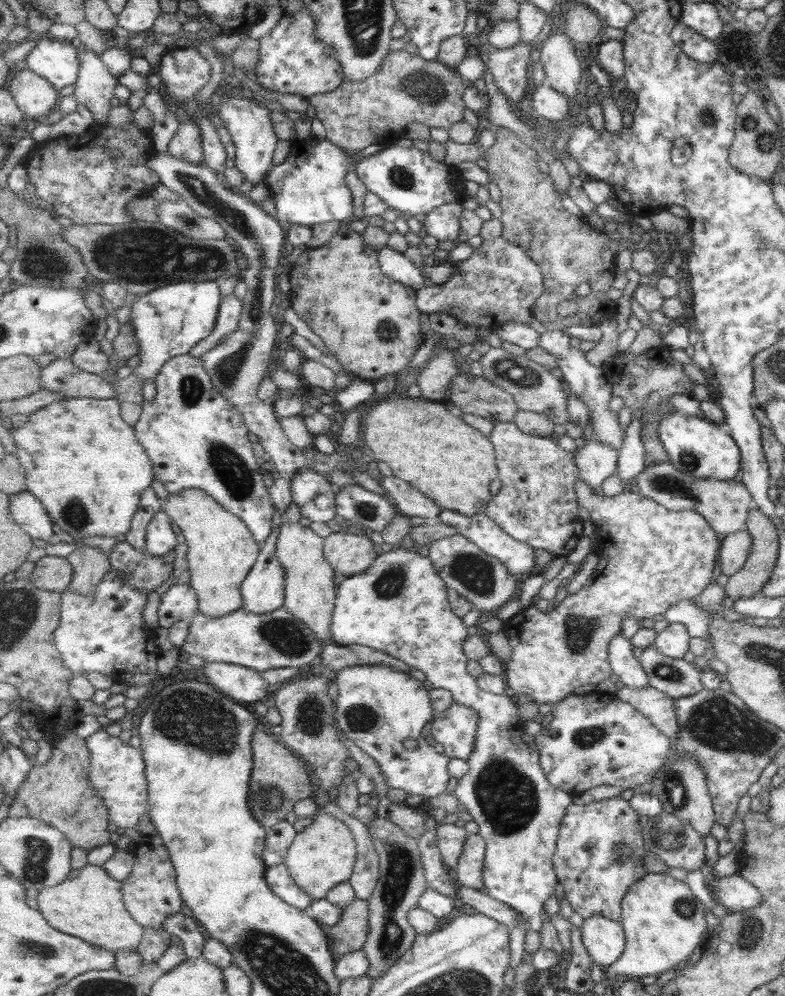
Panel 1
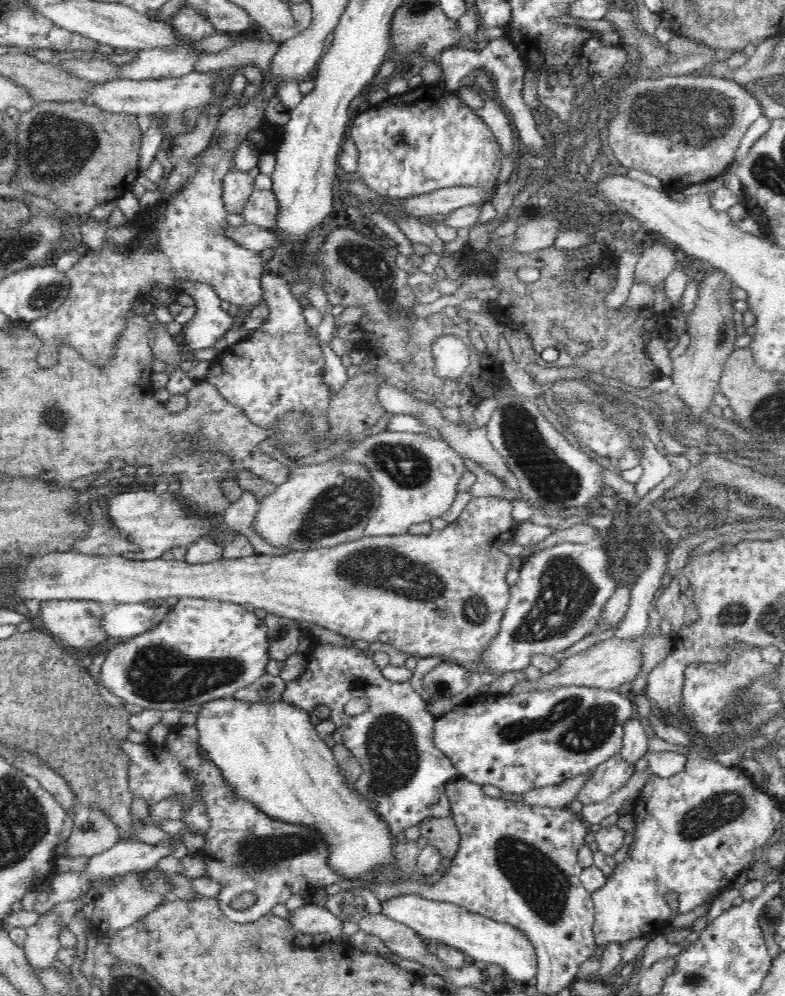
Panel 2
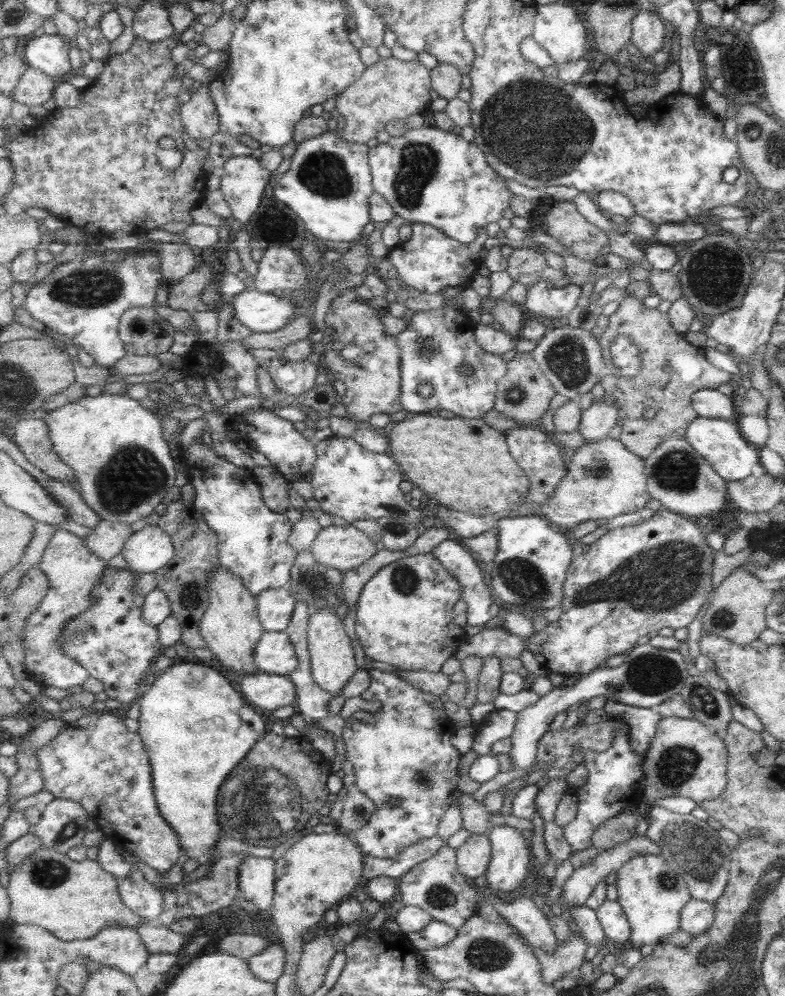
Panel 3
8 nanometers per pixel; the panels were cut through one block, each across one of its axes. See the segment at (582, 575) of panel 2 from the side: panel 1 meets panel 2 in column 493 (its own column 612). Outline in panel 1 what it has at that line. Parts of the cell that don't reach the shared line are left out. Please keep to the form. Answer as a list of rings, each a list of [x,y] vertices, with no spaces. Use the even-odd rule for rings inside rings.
[[[617,634],[609,646],[609,658],[614,673],[619,676],[619,685],[634,690],[646,690],[651,687],[649,675],[641,665],[639,657],[635,657],[632,640]]]

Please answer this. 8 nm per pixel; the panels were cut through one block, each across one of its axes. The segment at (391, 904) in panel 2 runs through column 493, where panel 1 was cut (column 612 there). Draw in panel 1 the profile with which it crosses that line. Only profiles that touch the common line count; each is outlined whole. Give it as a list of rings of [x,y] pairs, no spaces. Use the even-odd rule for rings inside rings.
[[[605,916],[584,920],[582,940],[593,962],[604,967],[615,964],[626,948],[622,922]]]

